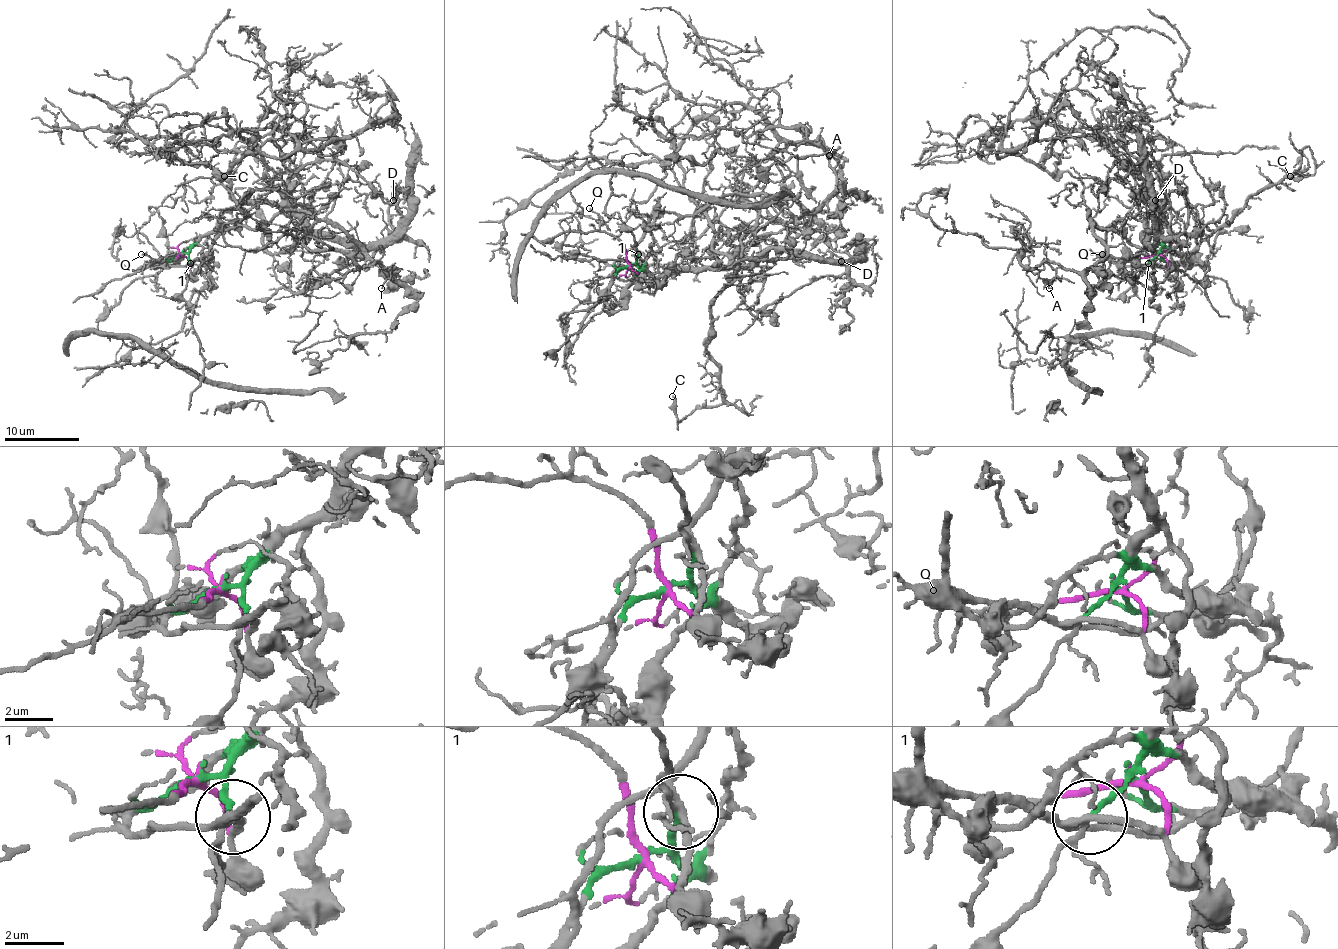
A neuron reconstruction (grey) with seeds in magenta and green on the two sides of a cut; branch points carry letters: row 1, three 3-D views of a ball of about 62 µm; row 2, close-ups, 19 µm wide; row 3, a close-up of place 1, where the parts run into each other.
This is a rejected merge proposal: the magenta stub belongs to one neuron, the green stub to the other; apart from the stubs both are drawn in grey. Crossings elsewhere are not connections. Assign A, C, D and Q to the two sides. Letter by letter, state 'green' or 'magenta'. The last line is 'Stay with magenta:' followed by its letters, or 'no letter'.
A: magenta
C: magenta
D: green
Q: magenta
Stay with magenta: A, C, Q

